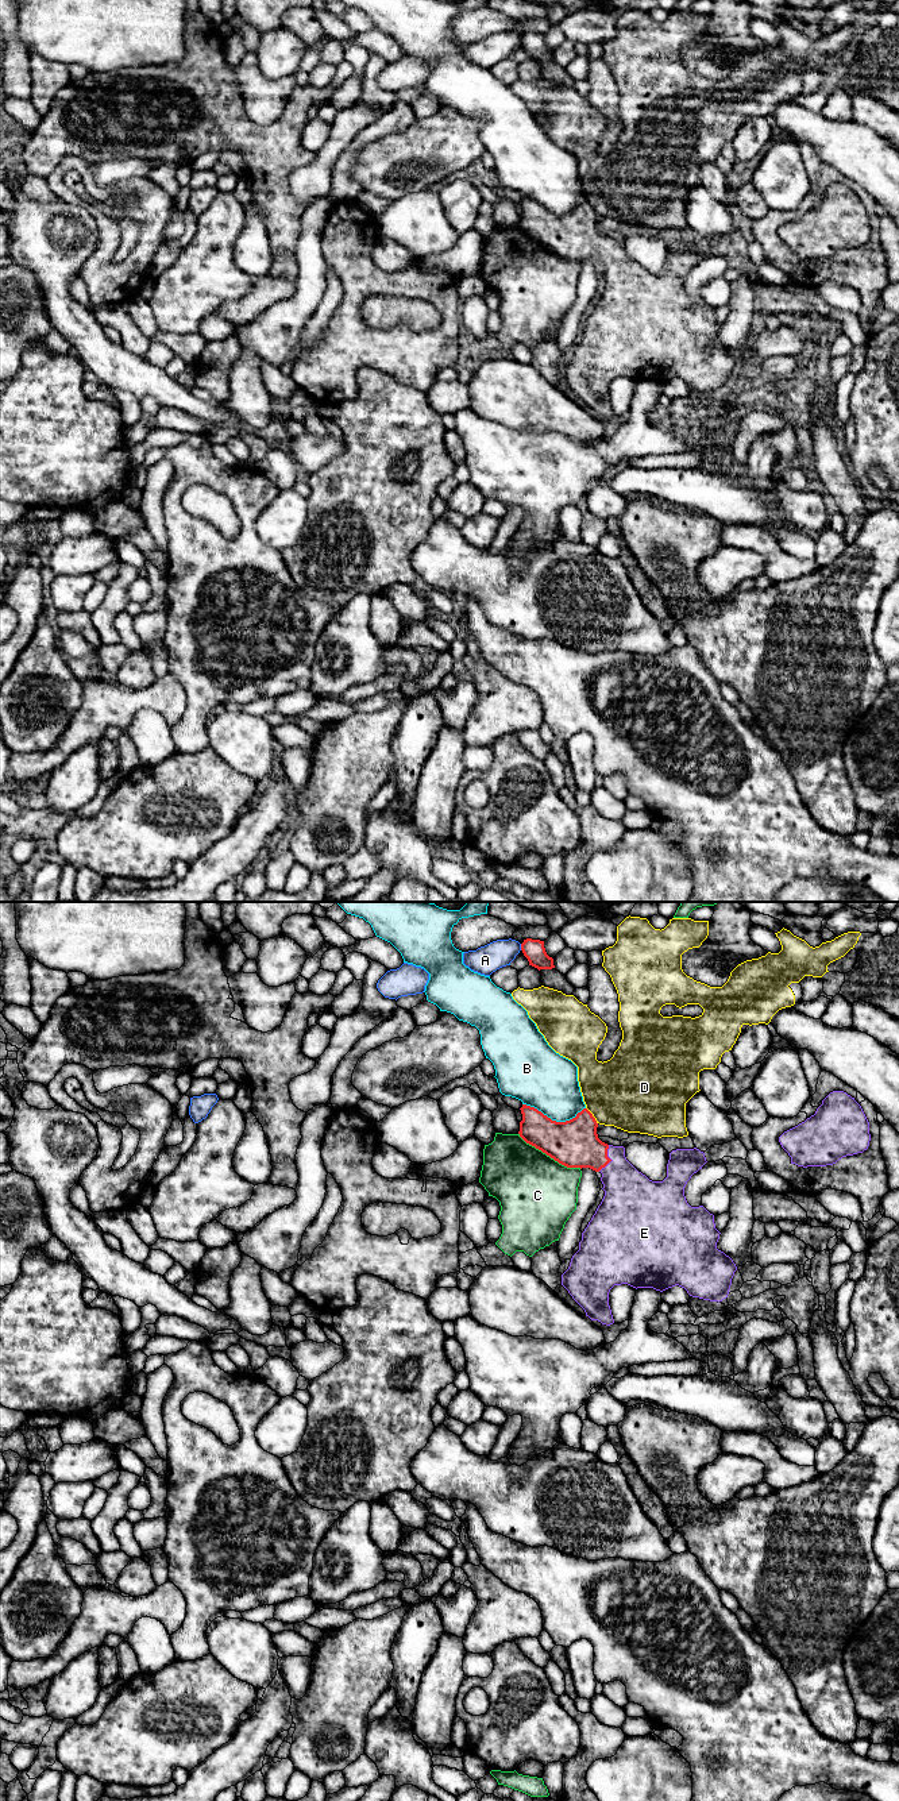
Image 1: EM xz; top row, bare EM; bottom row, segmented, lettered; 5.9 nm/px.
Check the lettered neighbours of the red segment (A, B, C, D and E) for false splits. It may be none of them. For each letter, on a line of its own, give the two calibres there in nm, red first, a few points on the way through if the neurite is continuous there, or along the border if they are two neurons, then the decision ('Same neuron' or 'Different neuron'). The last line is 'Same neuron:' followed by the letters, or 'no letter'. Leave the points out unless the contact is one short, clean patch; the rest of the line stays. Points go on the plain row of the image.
A: Thickness 130 nm (red) against 170 nm. Different neuron
B: Thickness 280 nm (red) against 360 nm. Different neuron
C: Thickness 280 nm (red) against 460 nm. Boundary: xz (519, 226), (527, 235), (559, 255), (581, 261). Different neuron
D: Thickness 280 nm (red) against 440 nm. Different neuron
E: Thickness 280 nm (red) against 300 nm. Path across: xz (574, 236), (609, 251), (629, 288). Same neuron
Same neuron: E

